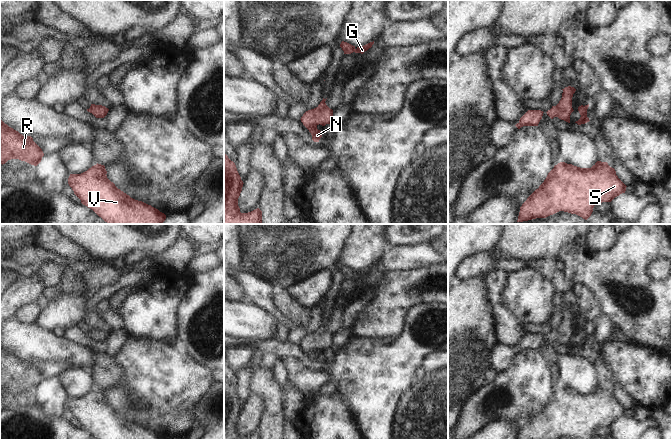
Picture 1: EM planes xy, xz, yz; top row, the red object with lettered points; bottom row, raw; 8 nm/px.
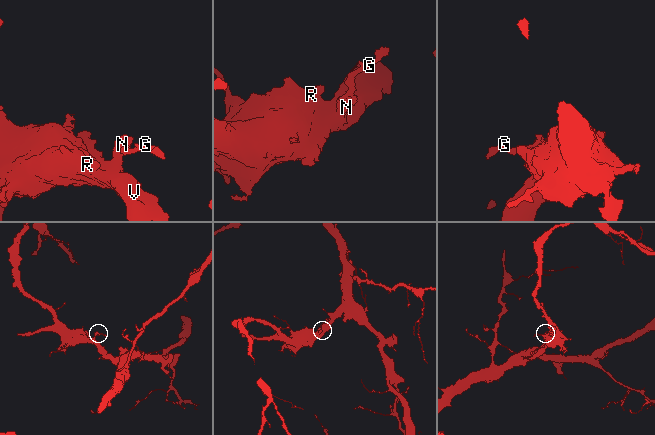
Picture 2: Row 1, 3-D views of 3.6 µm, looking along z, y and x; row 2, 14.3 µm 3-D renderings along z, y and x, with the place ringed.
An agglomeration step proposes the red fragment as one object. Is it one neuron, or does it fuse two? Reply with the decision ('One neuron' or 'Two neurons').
One neuron.

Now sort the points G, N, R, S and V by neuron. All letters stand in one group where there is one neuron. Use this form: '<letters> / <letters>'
G N R S V

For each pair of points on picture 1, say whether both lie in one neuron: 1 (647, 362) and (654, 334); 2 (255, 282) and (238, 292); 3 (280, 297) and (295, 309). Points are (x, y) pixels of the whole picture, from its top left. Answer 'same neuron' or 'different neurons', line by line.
1: different neurons
2: different neurons
3: same neuron

